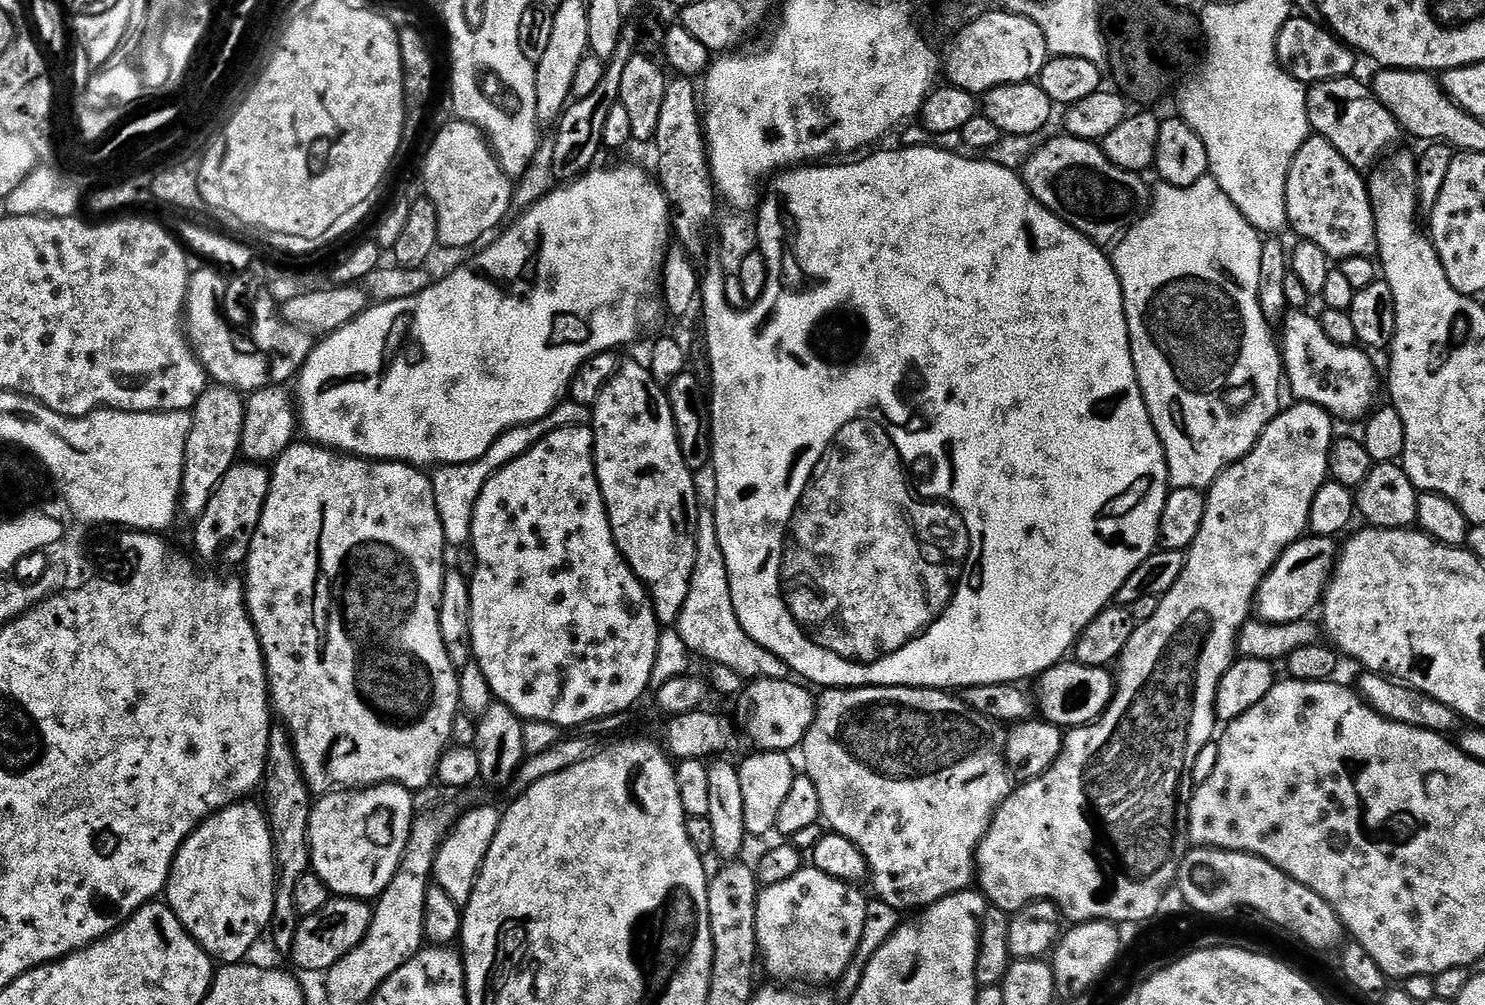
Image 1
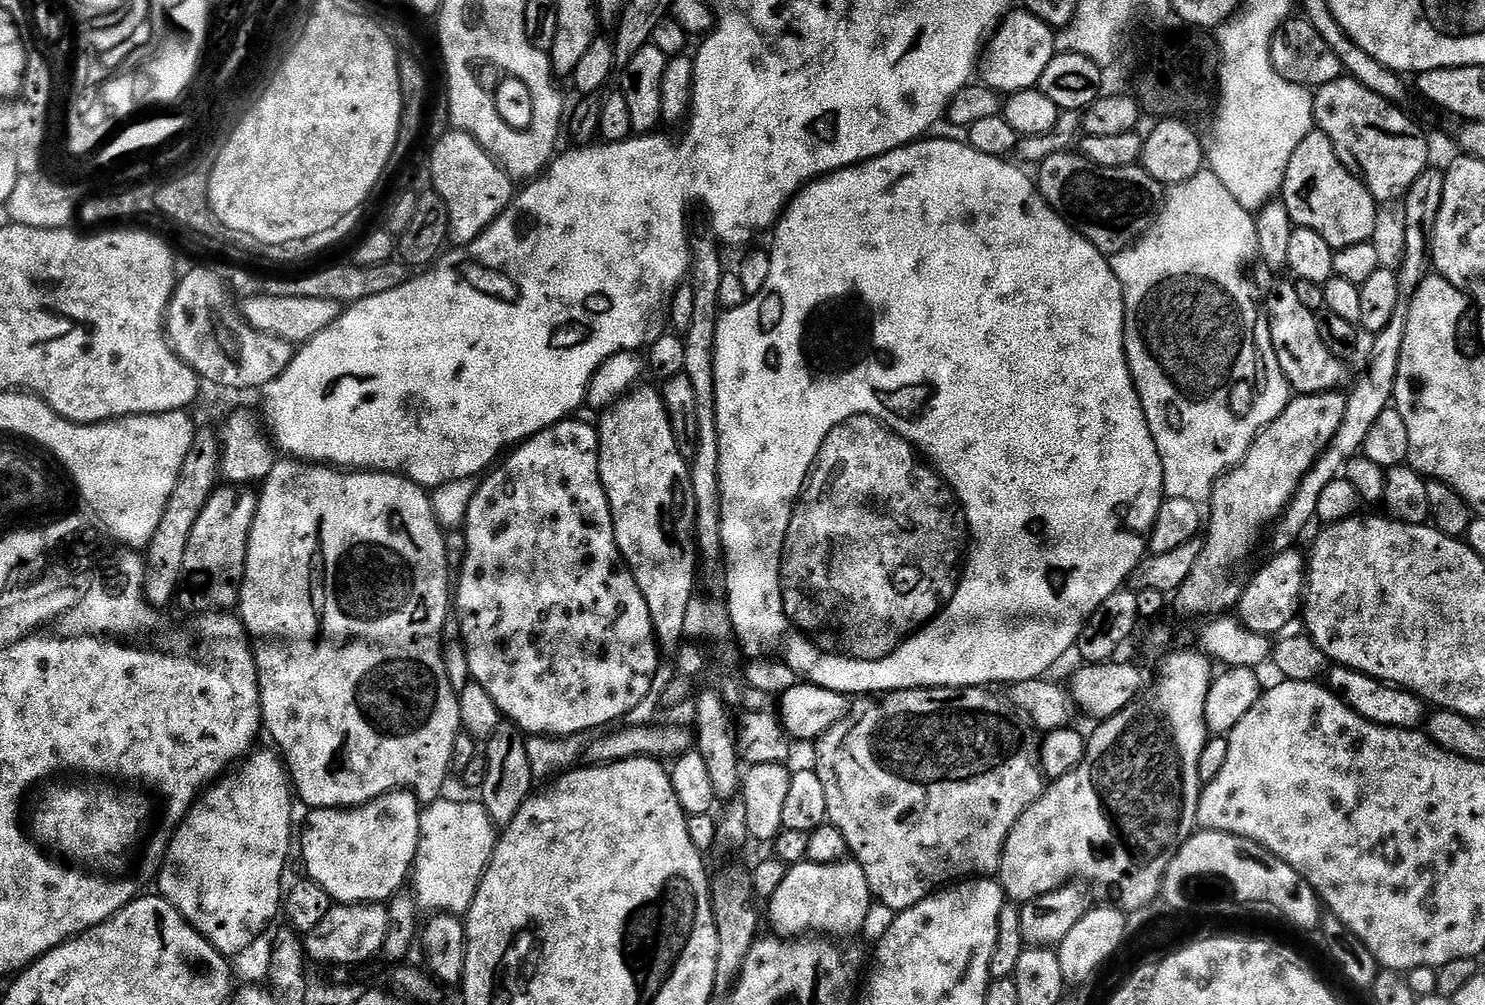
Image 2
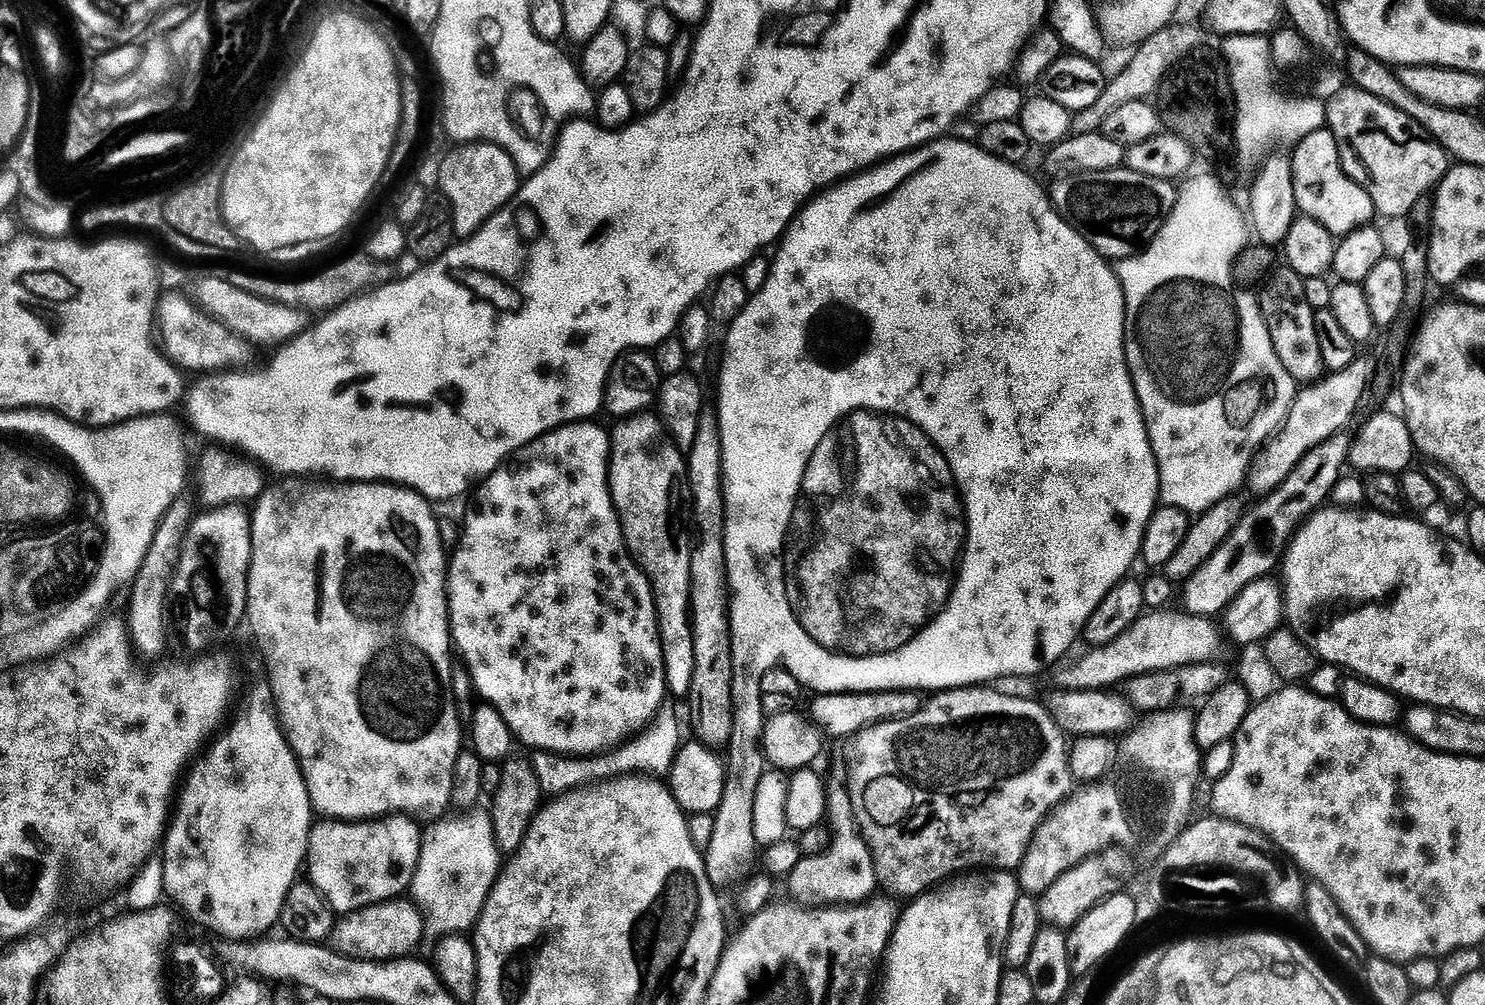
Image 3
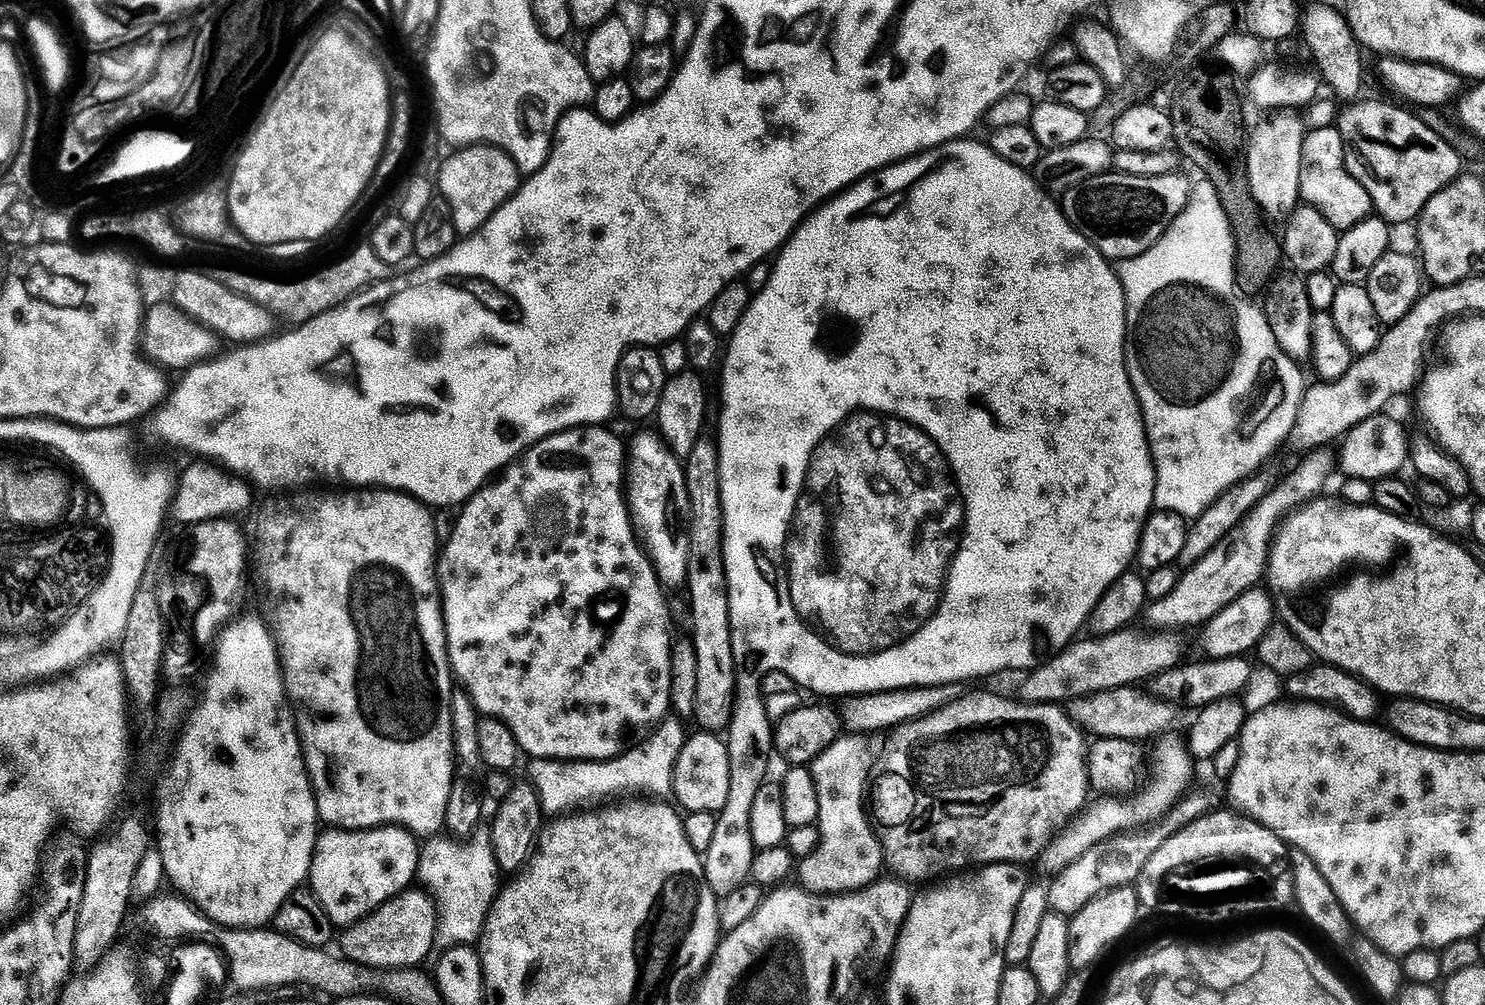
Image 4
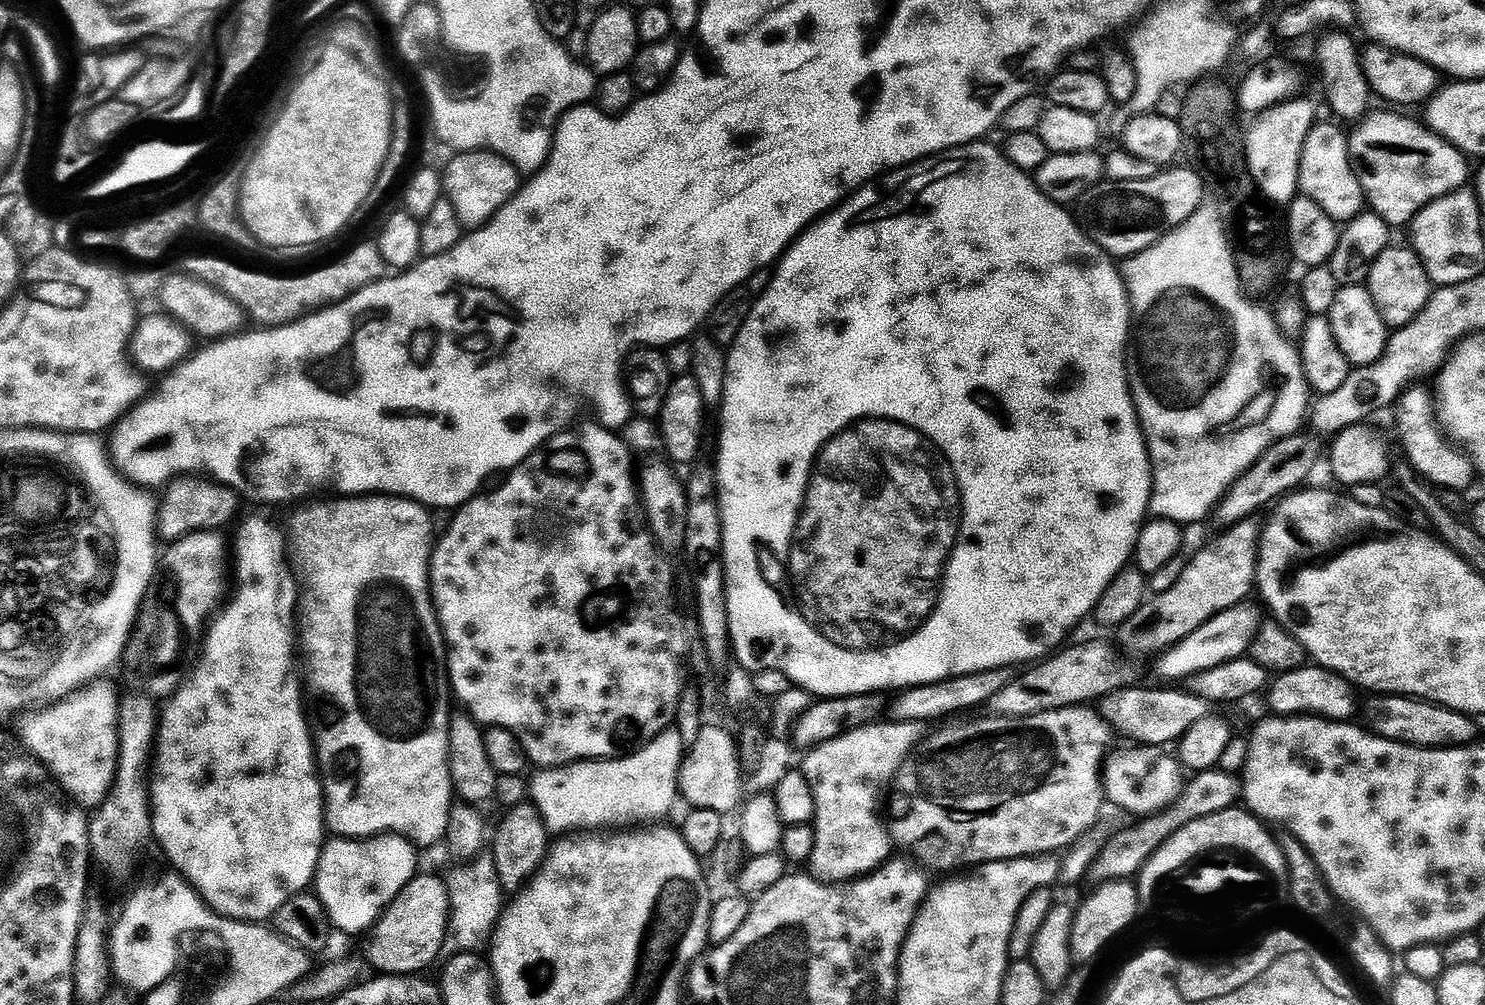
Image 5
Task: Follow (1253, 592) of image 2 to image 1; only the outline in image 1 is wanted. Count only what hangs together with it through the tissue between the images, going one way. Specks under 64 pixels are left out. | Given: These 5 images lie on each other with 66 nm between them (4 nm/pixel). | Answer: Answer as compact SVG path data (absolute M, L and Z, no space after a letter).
M1305 535L1303 538L1293 542L1278 558L1268 576L1262 582L1260 591L1256 594L1254 612L1263 623L1266 624L1289 624L1311 617L1312 611L1321 607L1324 593L1328 591L1328 581L1336 567L1338 559L1338 544L1331 536Z

